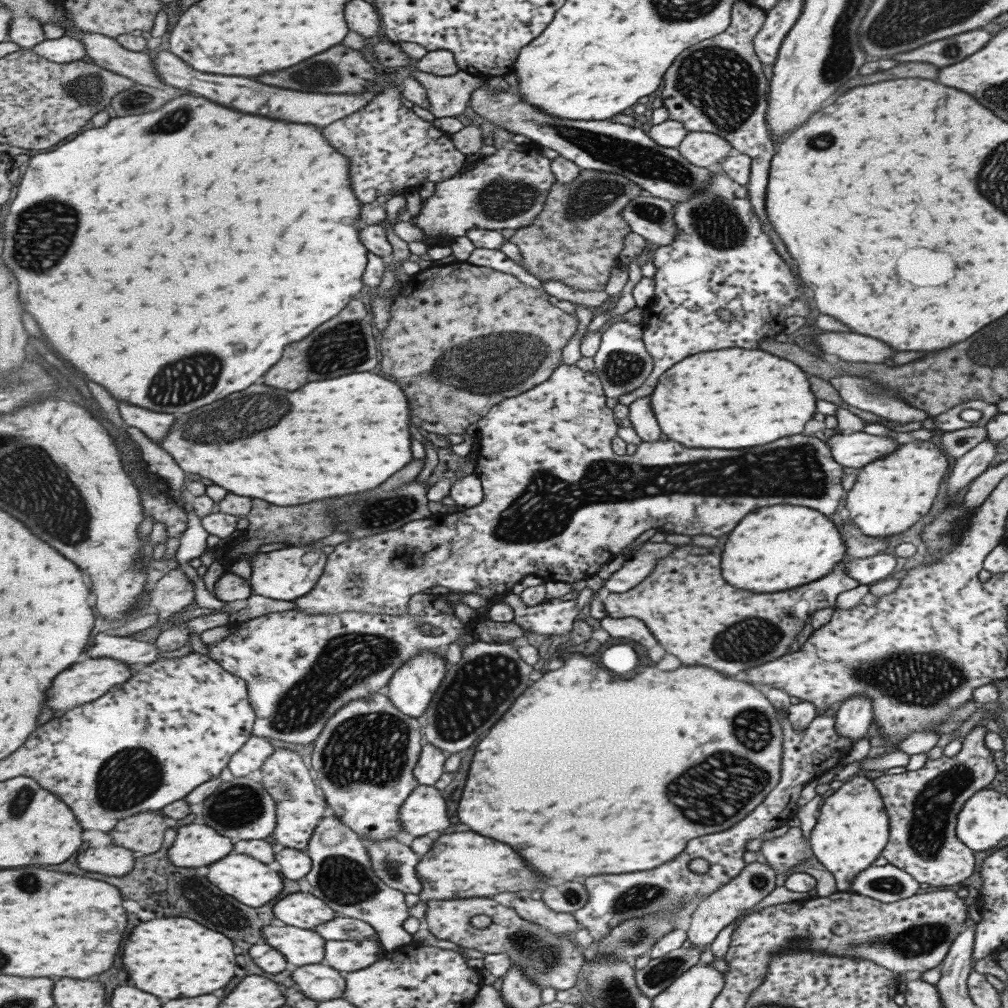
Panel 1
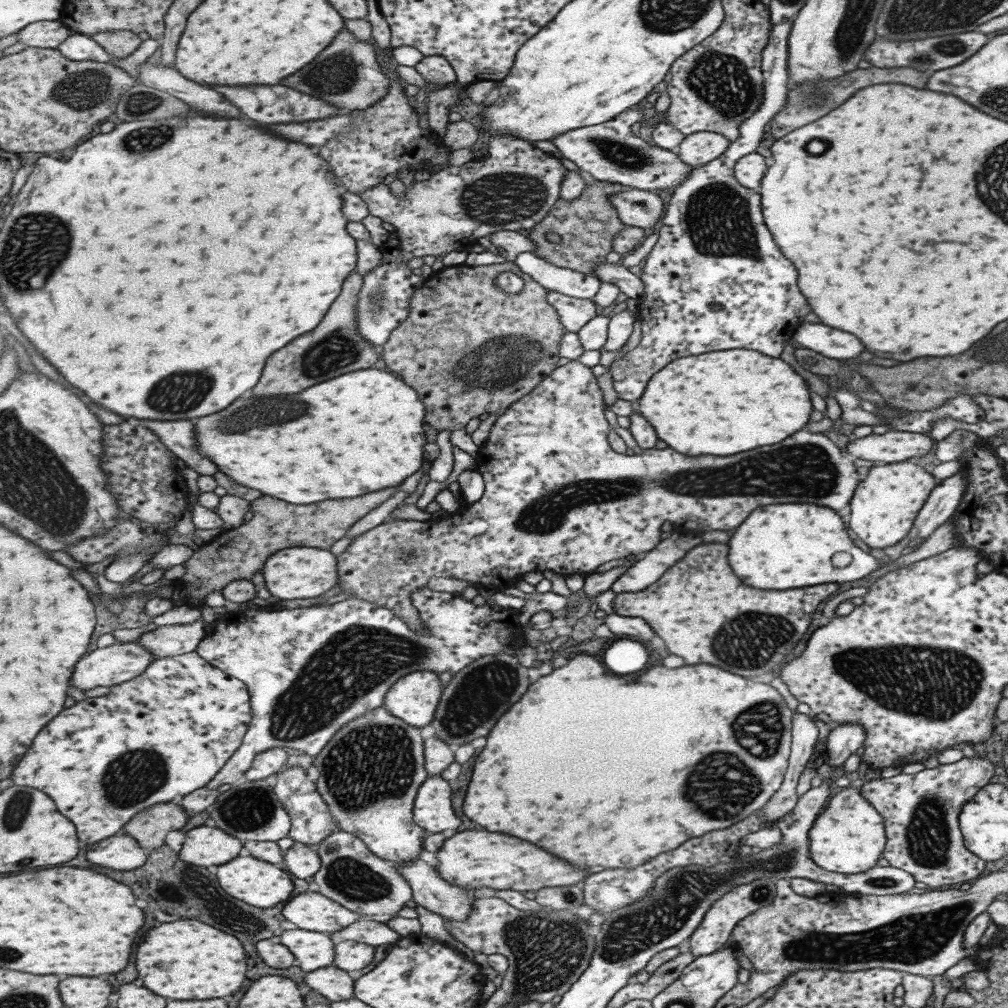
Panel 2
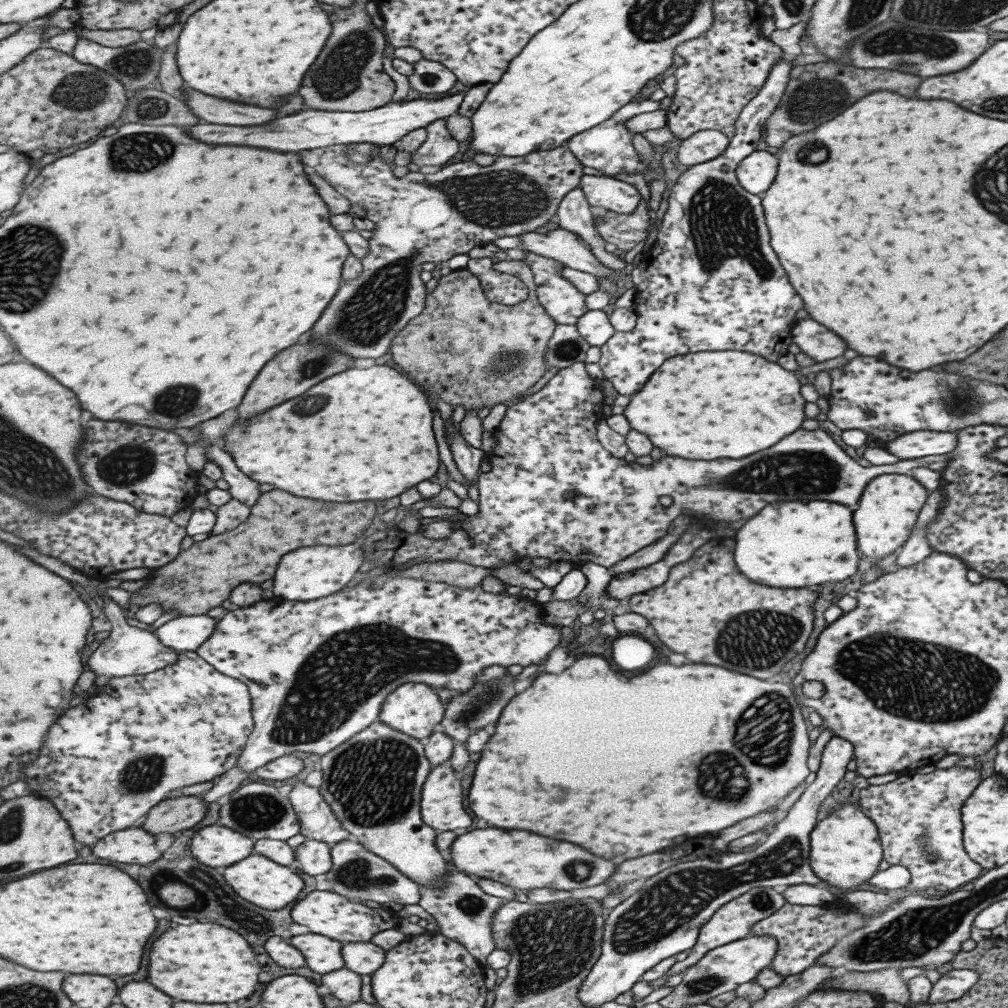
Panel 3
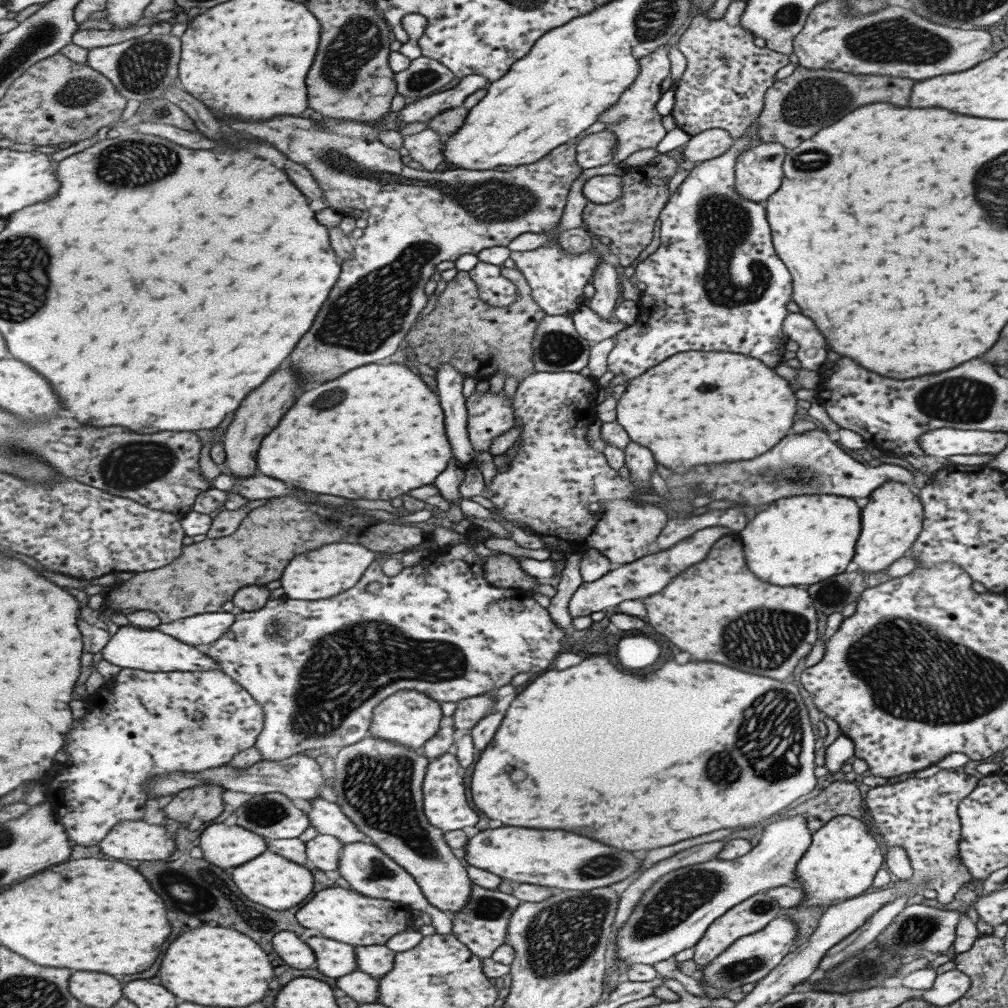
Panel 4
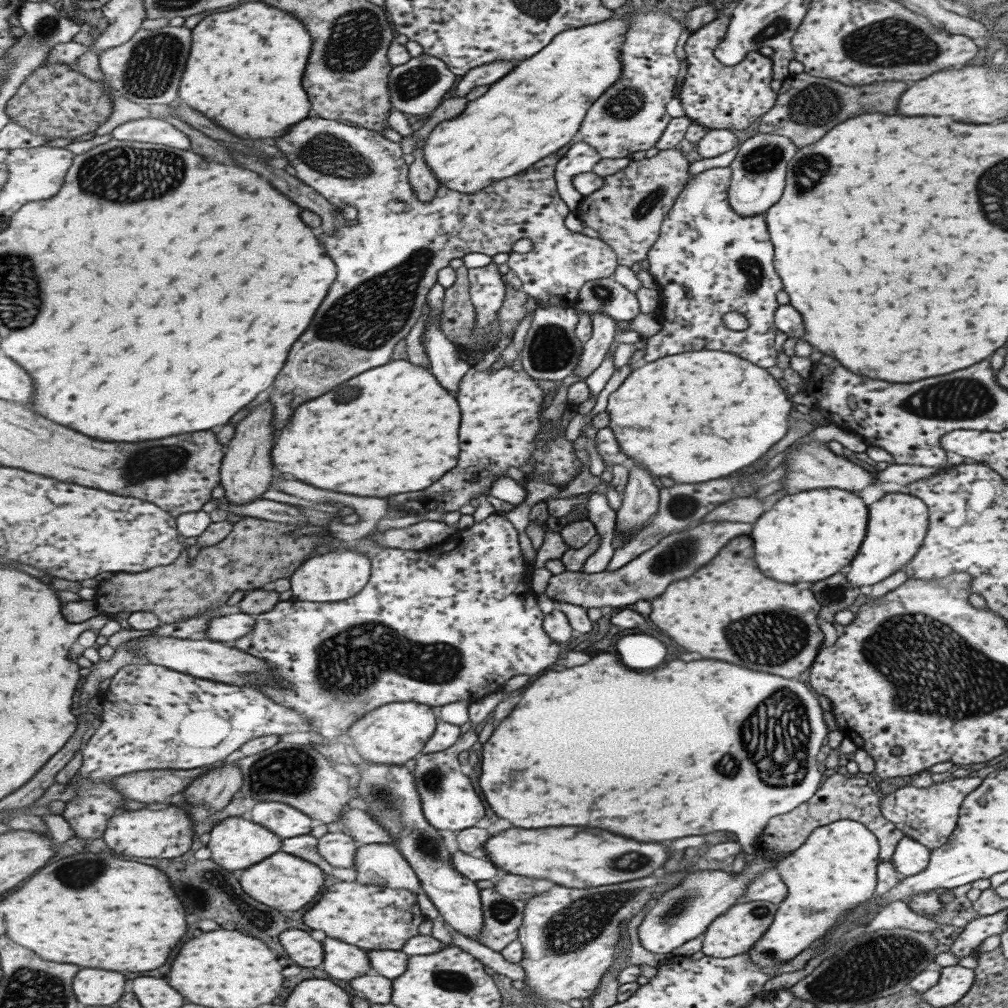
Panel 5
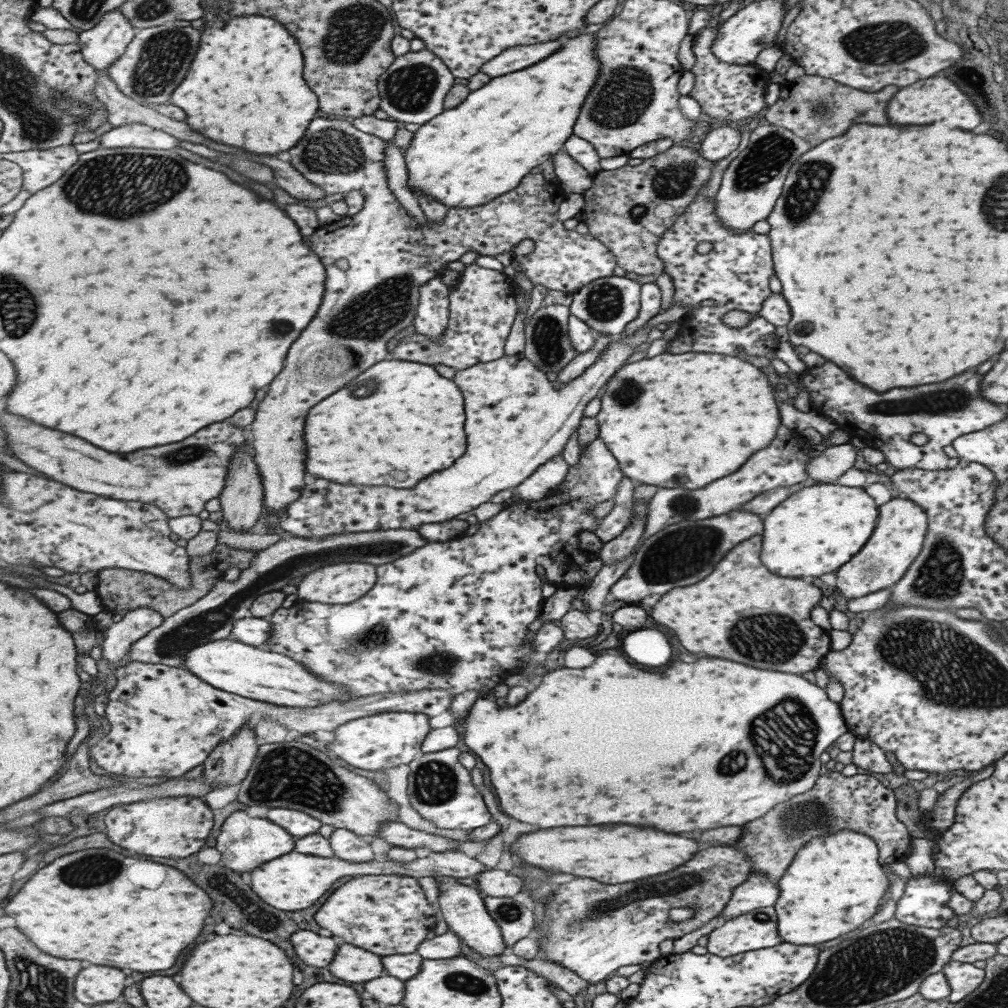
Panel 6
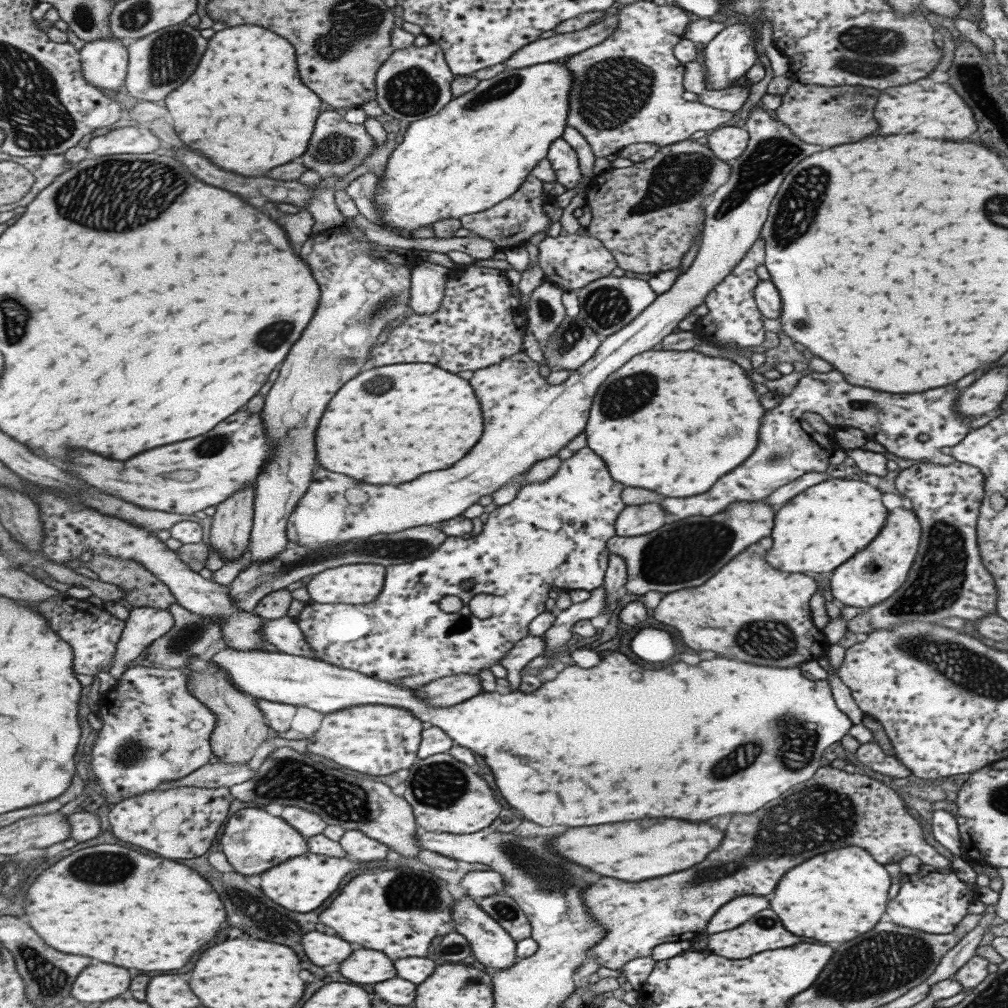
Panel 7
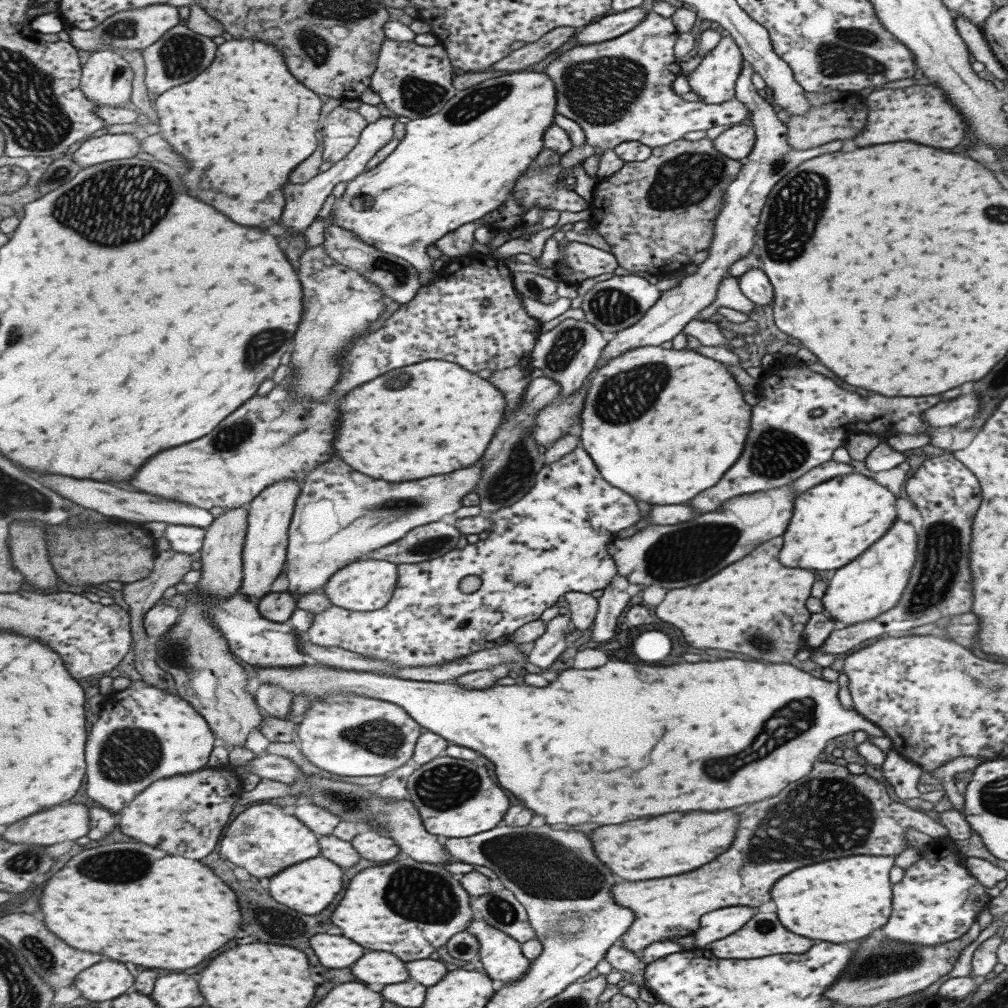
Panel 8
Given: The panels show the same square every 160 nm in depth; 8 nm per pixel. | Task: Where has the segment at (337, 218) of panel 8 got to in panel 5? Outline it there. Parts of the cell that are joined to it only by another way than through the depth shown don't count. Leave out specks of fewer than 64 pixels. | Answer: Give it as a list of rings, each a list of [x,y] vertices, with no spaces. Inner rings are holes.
[[[624,7],[617,11],[613,16],[606,18],[604,21],[592,25],[582,26],[576,29],[565,30],[564,33],[558,34],[555,40],[551,41],[540,53],[535,56],[522,60],[519,66],[513,67],[513,70],[501,78],[497,84],[493,84],[493,90],[489,90],[485,96],[479,98],[479,102],[471,102],[462,115],[457,118],[450,118],[442,122],[433,130],[432,135],[426,139],[424,155],[440,183],[449,186],[451,190],[461,192],[461,194],[479,194],[481,190],[485,190],[487,186],[493,186],[493,182],[504,181],[505,178],[516,177],[519,173],[525,172],[527,169],[536,165],[539,161],[543,161],[545,157],[555,154],[557,150],[561,150],[563,146],[567,146],[569,142],[574,141],[573,138],[580,132],[581,125],[588,116],[588,110],[591,104],[595,102],[606,90],[621,76],[623,72],[623,64],[620,62],[620,48],[624,44],[625,33],[629,27],[629,18],[634,16],[635,11],[631,7]],[[436,284],[429,293],[428,304],[429,316],[427,316],[428,327],[425,335],[425,350],[430,360],[432,373],[441,378],[441,384],[447,390],[453,390],[458,396],[461,381],[471,370],[472,364],[462,358],[458,346],[449,340],[442,329],[444,300],[446,289],[441,284]]]

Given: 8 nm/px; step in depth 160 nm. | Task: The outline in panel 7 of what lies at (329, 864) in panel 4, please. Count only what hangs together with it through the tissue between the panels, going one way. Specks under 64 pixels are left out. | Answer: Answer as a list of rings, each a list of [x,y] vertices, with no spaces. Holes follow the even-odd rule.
[[[346,831],[339,841],[348,852],[348,856],[358,862],[385,860],[389,854],[389,846],[361,831]]]

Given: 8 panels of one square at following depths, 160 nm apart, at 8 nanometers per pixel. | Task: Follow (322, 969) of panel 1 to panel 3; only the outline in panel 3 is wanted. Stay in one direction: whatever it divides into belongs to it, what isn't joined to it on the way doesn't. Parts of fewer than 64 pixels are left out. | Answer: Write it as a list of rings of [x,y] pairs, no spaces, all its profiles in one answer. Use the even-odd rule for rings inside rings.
[[[348,968],[341,969],[335,973],[324,974],[322,984],[327,986],[339,1000],[346,1005],[361,1000],[361,974],[353,972]]]

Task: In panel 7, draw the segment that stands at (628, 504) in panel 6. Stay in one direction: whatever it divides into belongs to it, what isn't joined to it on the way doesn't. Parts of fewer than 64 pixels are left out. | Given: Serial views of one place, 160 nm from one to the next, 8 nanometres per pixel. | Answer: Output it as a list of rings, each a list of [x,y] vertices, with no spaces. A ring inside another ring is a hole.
[[[658,503],[625,505],[617,514],[613,529],[615,536],[634,537],[657,530],[663,523],[670,521],[671,516],[668,516]]]

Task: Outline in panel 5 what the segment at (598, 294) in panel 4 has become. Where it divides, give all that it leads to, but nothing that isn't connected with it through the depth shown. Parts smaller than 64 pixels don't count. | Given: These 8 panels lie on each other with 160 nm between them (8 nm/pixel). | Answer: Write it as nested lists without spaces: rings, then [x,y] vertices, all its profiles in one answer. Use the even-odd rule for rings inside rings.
[[[601,312],[591,314],[592,334],[584,343],[584,353],[580,358],[574,374],[586,379],[597,366],[601,364],[607,350],[610,348],[617,327],[615,321]]]

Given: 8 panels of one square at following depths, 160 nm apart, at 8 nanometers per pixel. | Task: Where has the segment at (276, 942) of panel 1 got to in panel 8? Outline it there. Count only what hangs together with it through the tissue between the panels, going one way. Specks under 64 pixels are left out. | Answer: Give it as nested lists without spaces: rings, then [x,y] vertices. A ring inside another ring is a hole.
[[[367,952],[359,958],[351,972],[365,984],[396,985],[409,980],[407,962],[389,952]]]

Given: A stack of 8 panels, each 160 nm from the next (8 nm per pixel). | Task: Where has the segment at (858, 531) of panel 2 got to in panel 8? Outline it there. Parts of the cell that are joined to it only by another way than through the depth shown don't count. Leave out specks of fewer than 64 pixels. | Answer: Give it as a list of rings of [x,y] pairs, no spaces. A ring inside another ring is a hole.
[[[895,520],[893,526],[869,550],[863,550],[853,562],[835,569],[820,599],[823,614],[843,626],[872,620],[896,605],[907,584],[916,557],[916,539],[908,522]]]

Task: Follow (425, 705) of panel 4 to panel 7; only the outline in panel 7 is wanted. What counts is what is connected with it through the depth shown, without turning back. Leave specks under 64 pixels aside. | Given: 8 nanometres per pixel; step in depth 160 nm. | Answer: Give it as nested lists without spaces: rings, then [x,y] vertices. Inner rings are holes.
[[[387,705],[350,706],[343,710],[328,713],[321,723],[321,729],[306,740],[309,752],[333,760],[336,764],[347,766],[351,770],[373,776],[387,776],[393,772],[405,775],[419,759],[420,744],[422,743],[423,722],[412,711],[401,707]]]

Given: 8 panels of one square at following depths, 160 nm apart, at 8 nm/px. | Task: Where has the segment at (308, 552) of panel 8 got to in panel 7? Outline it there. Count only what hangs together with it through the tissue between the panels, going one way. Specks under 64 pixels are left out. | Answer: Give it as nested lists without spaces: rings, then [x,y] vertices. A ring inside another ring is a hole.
[[[753,106],[743,128],[748,132],[746,147],[739,157],[728,162],[731,172],[727,182],[719,186],[707,198],[704,205],[704,222],[699,250],[689,267],[673,281],[669,290],[657,295],[647,308],[623,328],[604,337],[591,360],[574,370],[571,376],[561,384],[554,385],[547,378],[541,376],[539,362],[531,360],[525,351],[505,359],[499,364],[491,365],[487,369],[474,371],[469,382],[473,382],[473,386],[477,386],[477,394],[481,394],[481,406],[485,406],[485,438],[481,438],[481,442],[461,462],[457,462],[457,466],[453,466],[449,470],[425,474],[425,478],[417,478],[417,480],[413,480],[409,484],[401,484],[401,486],[373,486],[373,484],[365,484],[355,478],[349,478],[345,474],[335,474],[325,468],[319,468],[308,493],[300,500],[300,504],[297,505],[289,519],[288,539],[290,542],[315,550],[321,546],[365,540],[378,534],[400,533],[415,527],[438,525],[443,521],[451,521],[453,518],[460,517],[473,504],[477,504],[483,496],[493,495],[501,490],[502,486],[512,482],[515,477],[528,472],[538,462],[559,455],[561,450],[564,450],[574,438],[585,433],[592,400],[599,386],[636,354],[651,350],[657,342],[660,342],[664,336],[671,333],[674,327],[677,327],[680,320],[689,316],[694,308],[704,302],[705,295],[725,278],[733,265],[739,262],[745,253],[749,252],[749,248],[759,238],[761,227],[767,217],[768,207],[785,174],[802,158],[825,149],[825,147],[807,144],[799,140],[788,126],[778,120],[771,119],[764,107],[756,109]]]

